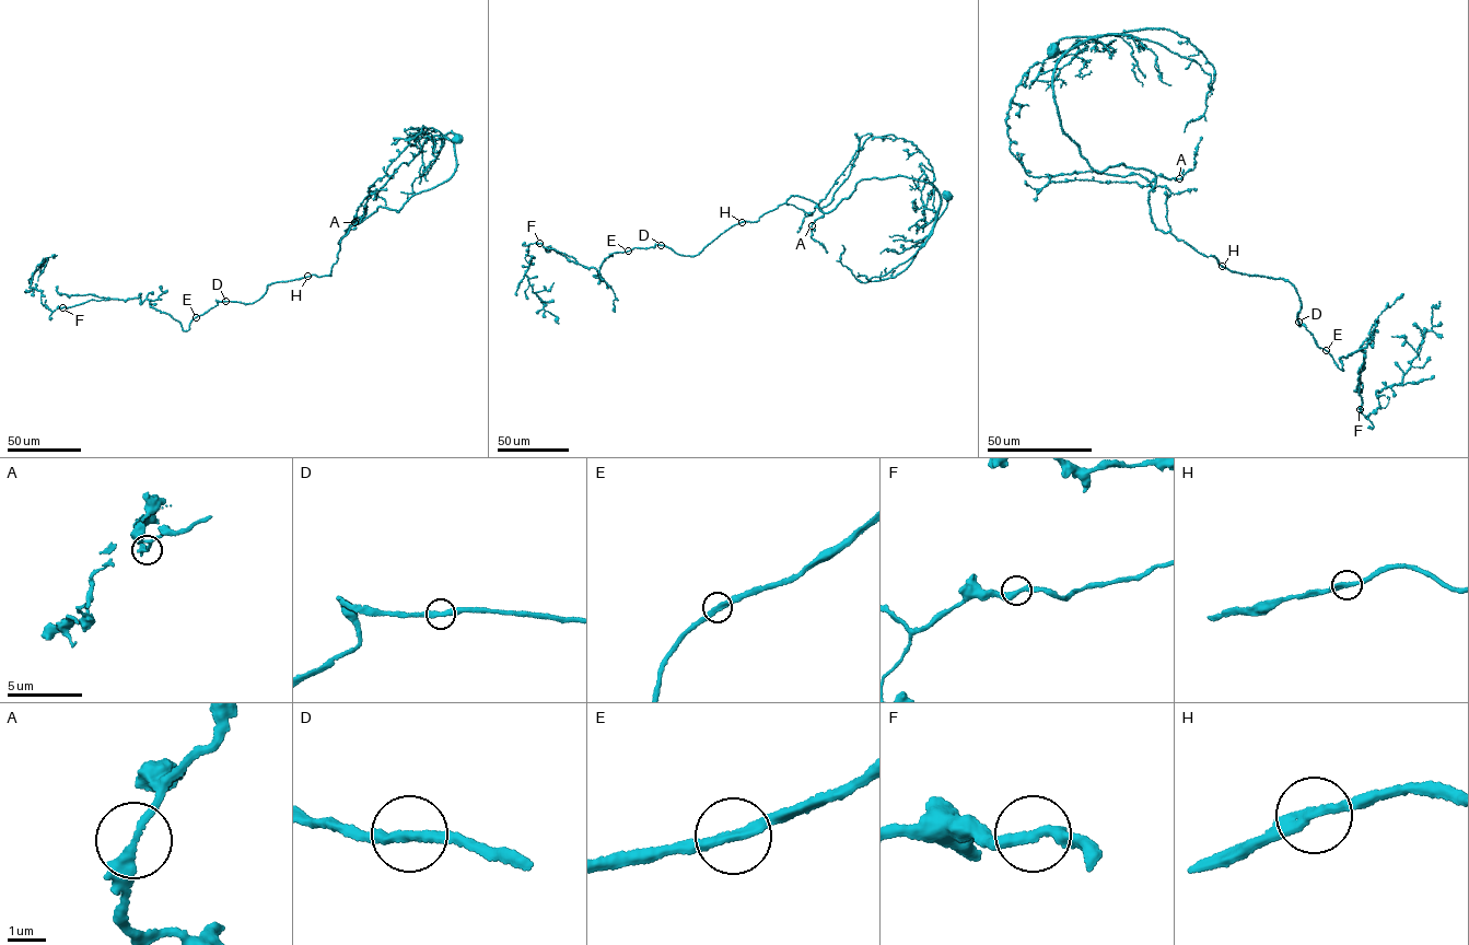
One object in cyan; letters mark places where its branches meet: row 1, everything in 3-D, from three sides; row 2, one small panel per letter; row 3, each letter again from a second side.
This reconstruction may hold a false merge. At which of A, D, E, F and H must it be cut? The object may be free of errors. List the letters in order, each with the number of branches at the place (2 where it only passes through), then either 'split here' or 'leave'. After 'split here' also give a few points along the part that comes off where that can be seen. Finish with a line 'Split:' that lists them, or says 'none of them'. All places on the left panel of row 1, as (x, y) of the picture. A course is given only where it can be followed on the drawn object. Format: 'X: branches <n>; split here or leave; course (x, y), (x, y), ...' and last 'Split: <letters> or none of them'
A: branches 2; leave
D: branches 2; leave
E: branches 2; leave
F: branches 2; leave
H: branches 2; leave
Split: none of them

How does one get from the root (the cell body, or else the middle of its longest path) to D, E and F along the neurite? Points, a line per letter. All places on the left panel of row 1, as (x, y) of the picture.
D: (459, 138), (445, 136), (451, 177), (351, 226), (330, 276), (268, 284), (251, 303), (225, 302)
E: (459, 138), (445, 136), (451, 177), (351, 226), (330, 276), (268, 284), (251, 303), (216, 300), (196, 317)
F: (459, 138), (445, 136), (451, 177), (351, 226), (330, 276), (216, 300), (185, 331), (139, 296), (62, 307)

